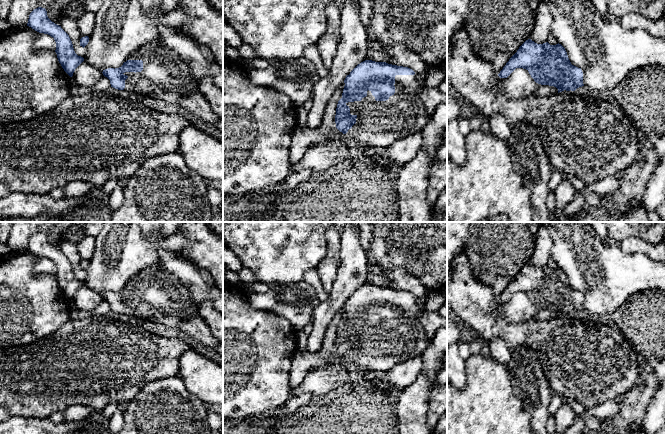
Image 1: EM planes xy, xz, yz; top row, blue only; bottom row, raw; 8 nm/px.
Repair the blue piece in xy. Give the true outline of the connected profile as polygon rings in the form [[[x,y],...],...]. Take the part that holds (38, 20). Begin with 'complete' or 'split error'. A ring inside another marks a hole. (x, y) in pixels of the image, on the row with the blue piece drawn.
complete; [[[38,7],[30,13],[27,26],[54,38],[58,61],[64,71],[72,77],[75,69],[84,61],[84,58],[75,53],[69,35],[61,26],[48,18],[46,9],[42,7]]]

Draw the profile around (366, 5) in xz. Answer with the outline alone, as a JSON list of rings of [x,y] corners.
[[[355,0],[361,8],[361,20],[364,26],[369,26],[373,3],[371,0]]]

